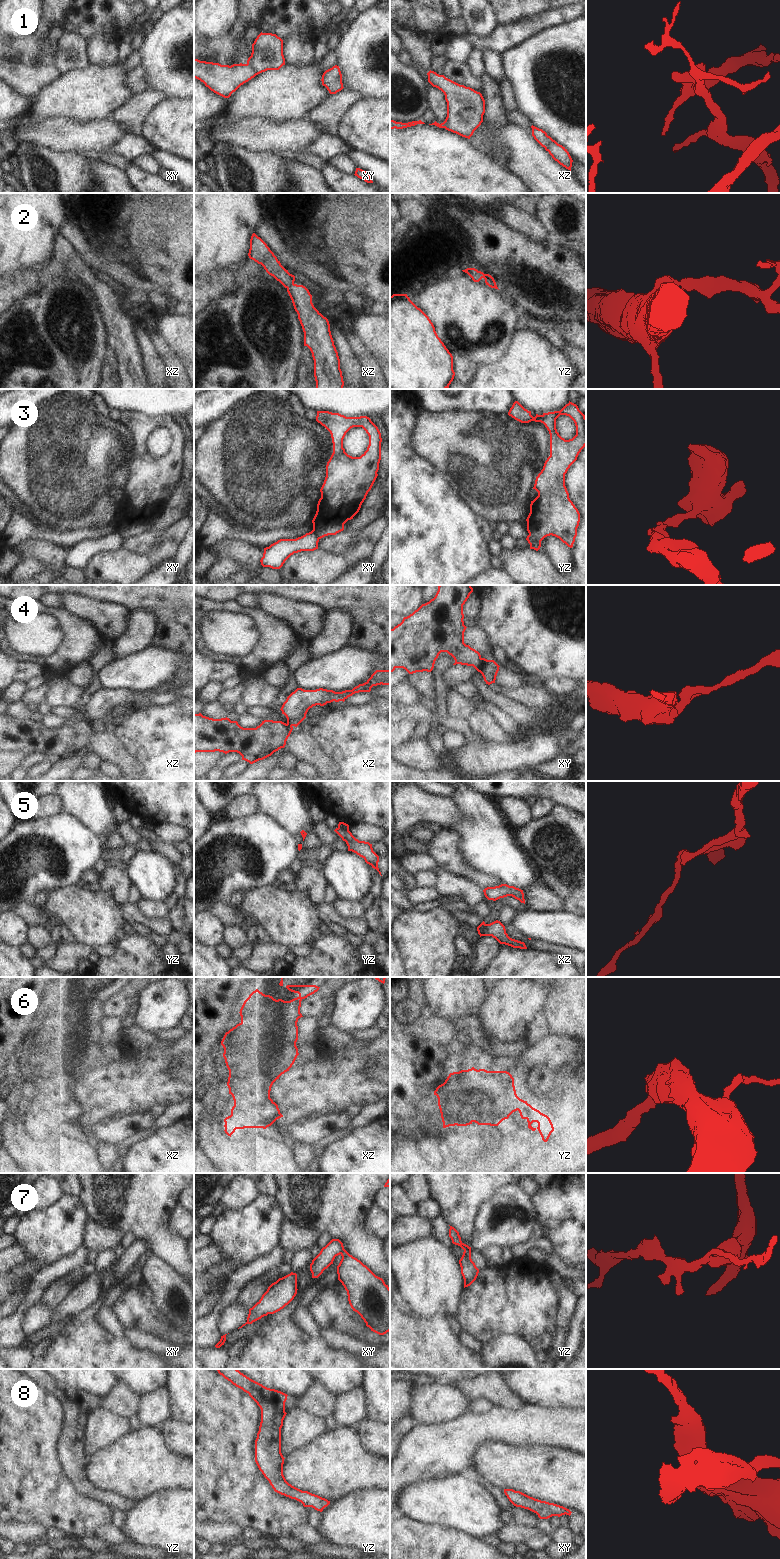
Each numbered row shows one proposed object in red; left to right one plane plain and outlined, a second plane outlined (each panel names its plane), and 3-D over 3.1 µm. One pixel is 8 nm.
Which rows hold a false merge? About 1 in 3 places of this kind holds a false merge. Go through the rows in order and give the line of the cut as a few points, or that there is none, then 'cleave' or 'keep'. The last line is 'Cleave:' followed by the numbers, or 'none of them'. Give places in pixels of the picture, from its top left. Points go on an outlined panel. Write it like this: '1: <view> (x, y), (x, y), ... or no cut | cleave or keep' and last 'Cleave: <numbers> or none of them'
1: xy (247, 63), (256, 74) | cleave
2: no cut | keep
3: yz (529, 534), (540, 543) | cleave
4: xy (486, 659), (479, 671) | cleave
5: xz (486, 924), (482, 929), (481, 935) | cleave
6: no cut | keep
7: yz (470, 1248), (464, 1250) | cleave
8: no cut | keep
Cleave: 1, 3, 4, 5, 7

